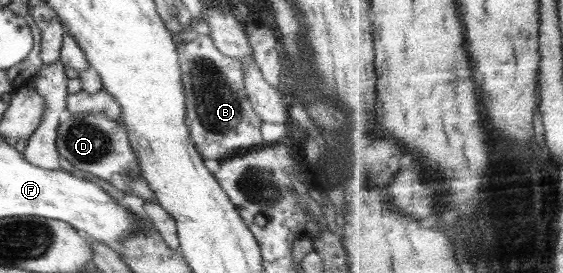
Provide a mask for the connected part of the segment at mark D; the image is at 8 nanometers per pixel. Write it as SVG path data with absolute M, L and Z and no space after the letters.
M105 114L67 115L67 118L58 123L56 132L56 150L63 161L68 161L79 171L106 181L125 196L135 196L143 202L155 199L147 182L141 177L137 159L128 142L126 128L115 120L106 118Z

